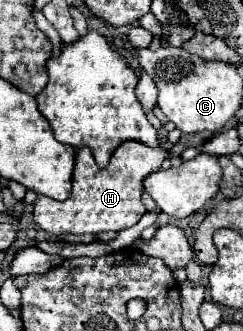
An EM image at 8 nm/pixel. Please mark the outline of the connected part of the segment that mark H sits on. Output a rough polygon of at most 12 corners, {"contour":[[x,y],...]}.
{"contour":[[123,141],[99,169],[75,155],[71,195],[37,195],[51,235],[123,231],[143,217],[141,183],[165,151]]}

